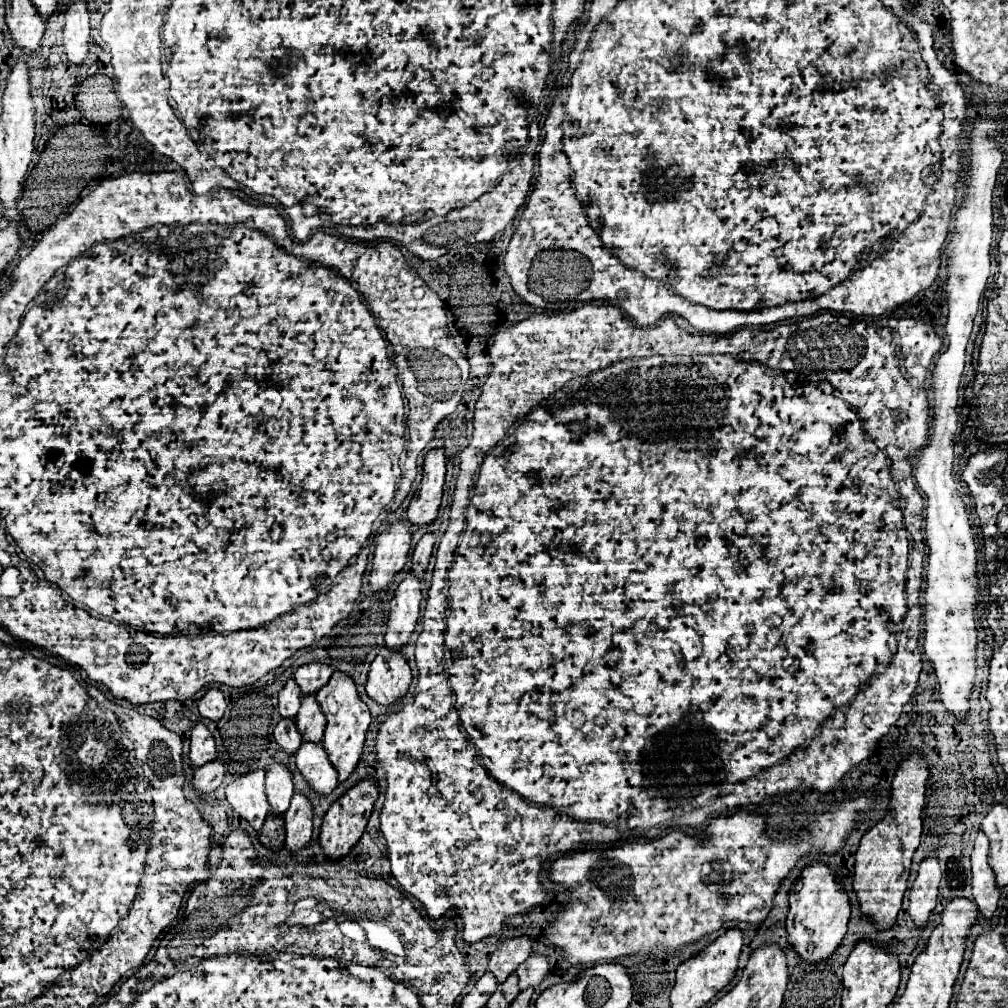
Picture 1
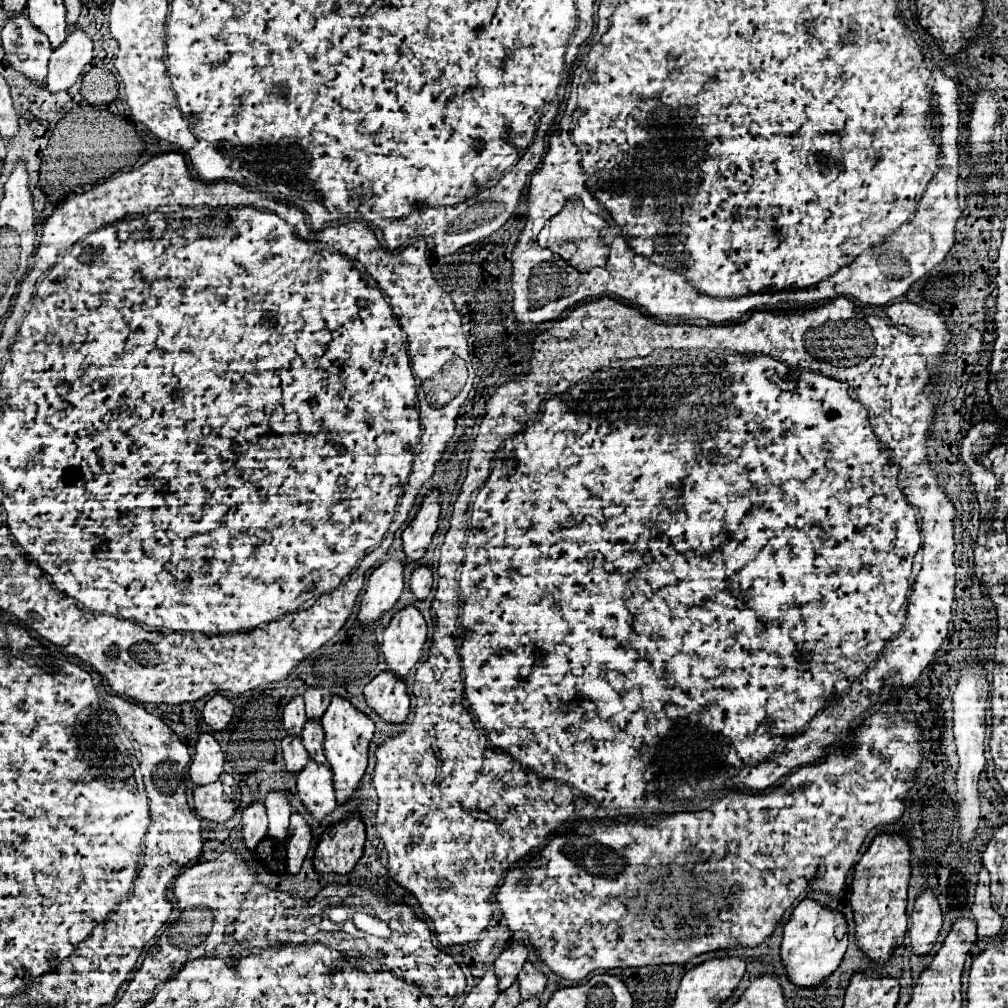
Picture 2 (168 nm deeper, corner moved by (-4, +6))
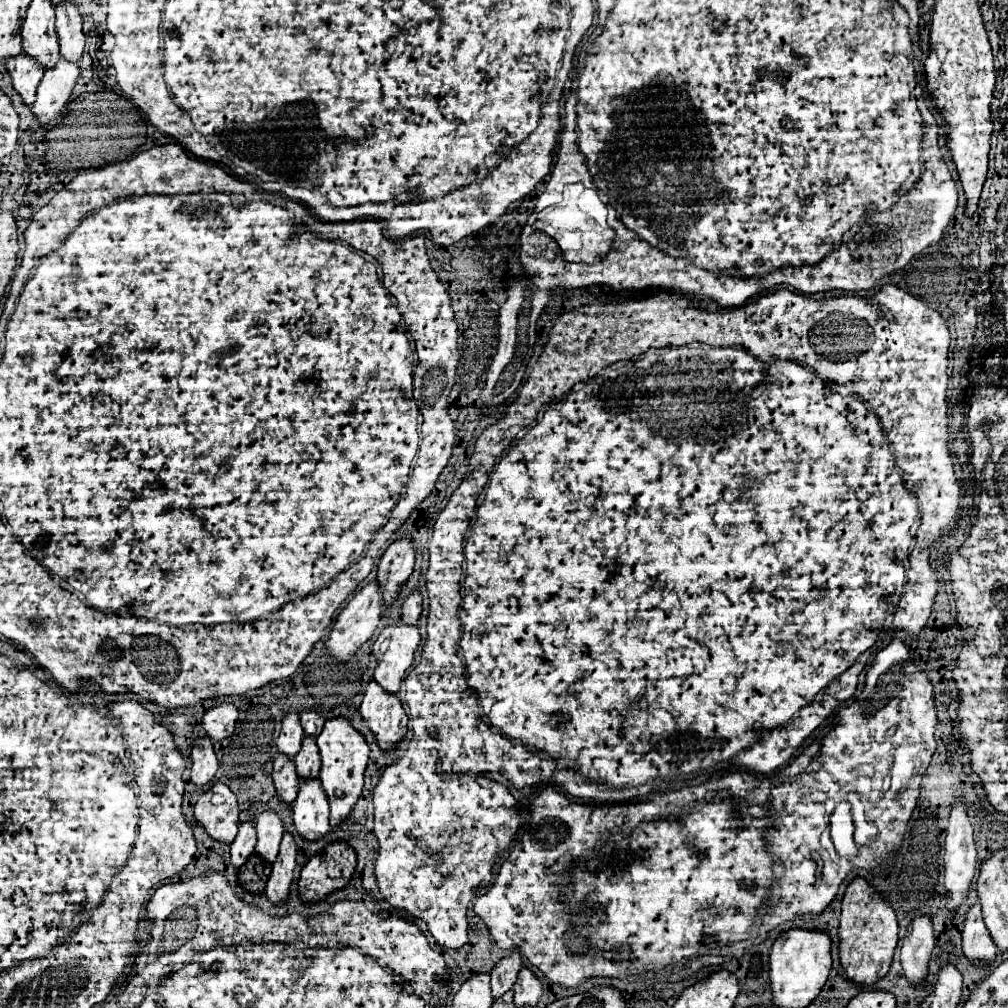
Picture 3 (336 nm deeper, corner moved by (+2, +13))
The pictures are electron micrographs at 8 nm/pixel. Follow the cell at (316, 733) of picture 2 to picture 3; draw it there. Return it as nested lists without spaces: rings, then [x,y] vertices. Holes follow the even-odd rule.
[[[305,737],[301,743],[301,751],[295,755],[297,775],[299,777],[317,777],[321,769],[319,749],[315,745],[315,737]]]

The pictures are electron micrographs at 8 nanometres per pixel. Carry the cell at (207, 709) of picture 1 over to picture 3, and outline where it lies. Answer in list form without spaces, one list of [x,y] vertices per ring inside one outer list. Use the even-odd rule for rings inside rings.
[[[223,701],[223,703],[217,703],[205,711],[203,729],[207,731],[207,735],[211,739],[219,741],[233,733],[235,721],[237,721],[237,707],[229,701]]]

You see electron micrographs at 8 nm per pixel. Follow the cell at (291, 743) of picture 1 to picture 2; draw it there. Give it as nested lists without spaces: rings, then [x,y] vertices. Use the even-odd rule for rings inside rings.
[[[285,738],[281,742],[283,746],[283,760],[285,760],[285,770],[291,774],[299,774],[303,766],[309,762],[309,754],[301,744],[301,738]]]

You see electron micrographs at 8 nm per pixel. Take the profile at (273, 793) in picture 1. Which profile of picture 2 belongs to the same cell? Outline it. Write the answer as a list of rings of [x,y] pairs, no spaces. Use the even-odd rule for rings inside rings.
[[[269,792],[265,798],[265,808],[269,816],[267,836],[275,842],[283,842],[287,838],[291,806],[287,800],[287,792]]]

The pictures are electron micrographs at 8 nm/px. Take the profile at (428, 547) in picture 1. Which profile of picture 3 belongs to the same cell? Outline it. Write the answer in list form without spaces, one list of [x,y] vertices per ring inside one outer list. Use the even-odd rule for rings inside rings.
[[[413,589],[403,601],[401,619],[405,623],[417,623],[419,615],[421,615],[421,593],[419,593],[419,589]]]

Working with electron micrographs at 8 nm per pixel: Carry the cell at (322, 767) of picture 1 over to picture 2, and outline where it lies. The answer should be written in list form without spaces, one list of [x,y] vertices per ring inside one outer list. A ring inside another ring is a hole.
[[[309,762],[303,772],[297,774],[297,794],[315,820],[323,820],[337,806],[335,790],[331,786],[331,774],[327,766]]]

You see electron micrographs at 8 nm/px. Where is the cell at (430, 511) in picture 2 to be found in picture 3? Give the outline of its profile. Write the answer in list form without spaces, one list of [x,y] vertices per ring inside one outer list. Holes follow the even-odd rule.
[[[411,537],[395,539],[383,553],[377,569],[385,605],[391,605],[399,593],[399,587],[409,579],[415,565],[415,551]]]

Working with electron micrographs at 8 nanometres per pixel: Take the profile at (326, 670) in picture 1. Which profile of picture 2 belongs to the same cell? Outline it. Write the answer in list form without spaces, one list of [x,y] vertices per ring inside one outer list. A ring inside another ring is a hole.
[[[309,688],[305,692],[305,714],[307,718],[315,718],[321,720],[321,716],[325,714],[329,702],[331,702],[331,694],[327,688]]]

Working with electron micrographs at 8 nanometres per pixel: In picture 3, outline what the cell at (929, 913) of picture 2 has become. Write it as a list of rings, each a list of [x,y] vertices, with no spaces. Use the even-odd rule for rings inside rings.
[[[929,915],[915,917],[909,927],[907,935],[901,945],[901,965],[905,971],[905,977],[911,983],[921,983],[921,979],[927,975],[927,963],[931,957],[935,945],[933,937],[933,923]]]

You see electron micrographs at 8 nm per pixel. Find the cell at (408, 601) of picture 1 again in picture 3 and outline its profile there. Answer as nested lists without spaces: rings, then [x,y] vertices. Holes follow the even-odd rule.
[[[397,619],[391,625],[385,625],[379,633],[373,655],[377,657],[377,667],[373,679],[385,687],[389,693],[397,693],[405,677],[405,671],[413,663],[413,655],[419,647],[419,627],[407,625],[403,619]]]

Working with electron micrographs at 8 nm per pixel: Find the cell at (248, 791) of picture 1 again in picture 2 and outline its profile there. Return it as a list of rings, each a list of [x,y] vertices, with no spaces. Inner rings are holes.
[[[255,800],[249,808],[243,810],[241,834],[247,850],[255,850],[255,846],[267,836],[267,814],[263,800]]]

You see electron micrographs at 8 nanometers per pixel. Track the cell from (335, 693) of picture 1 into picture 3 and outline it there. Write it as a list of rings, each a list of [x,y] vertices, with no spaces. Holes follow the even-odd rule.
[[[331,717],[325,721],[321,735],[317,735],[317,747],[321,753],[321,785],[329,797],[331,805],[331,827],[339,825],[351,811],[351,807],[357,803],[361,789],[363,789],[363,773],[369,761],[369,745],[349,719],[345,717]]]

